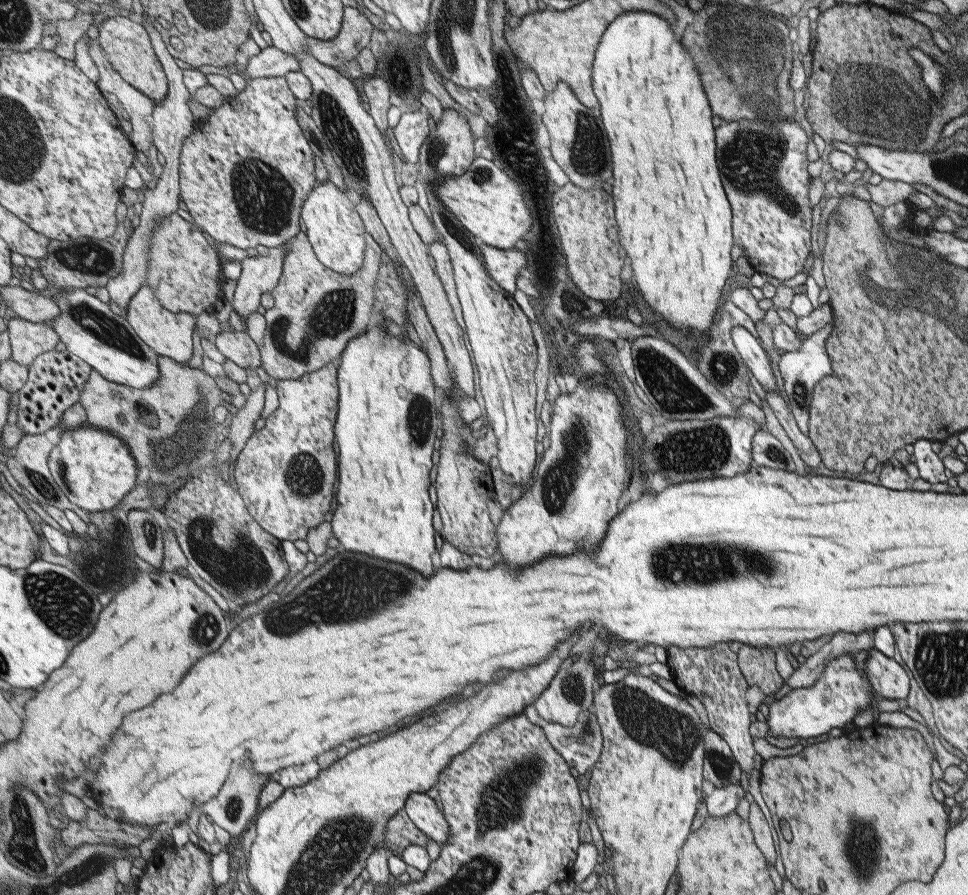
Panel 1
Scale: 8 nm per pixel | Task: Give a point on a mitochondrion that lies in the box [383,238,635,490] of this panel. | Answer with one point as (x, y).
(420, 407)

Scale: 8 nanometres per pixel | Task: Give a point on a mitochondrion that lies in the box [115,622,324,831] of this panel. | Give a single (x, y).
(233, 809)

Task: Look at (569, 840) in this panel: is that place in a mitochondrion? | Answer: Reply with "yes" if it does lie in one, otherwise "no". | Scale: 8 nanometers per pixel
no

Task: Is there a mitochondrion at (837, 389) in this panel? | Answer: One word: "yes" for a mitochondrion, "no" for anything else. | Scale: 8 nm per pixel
no

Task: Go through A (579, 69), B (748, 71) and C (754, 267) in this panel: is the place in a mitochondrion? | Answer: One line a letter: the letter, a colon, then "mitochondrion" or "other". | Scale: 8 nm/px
A: other
B: mitochondrion
C: other

